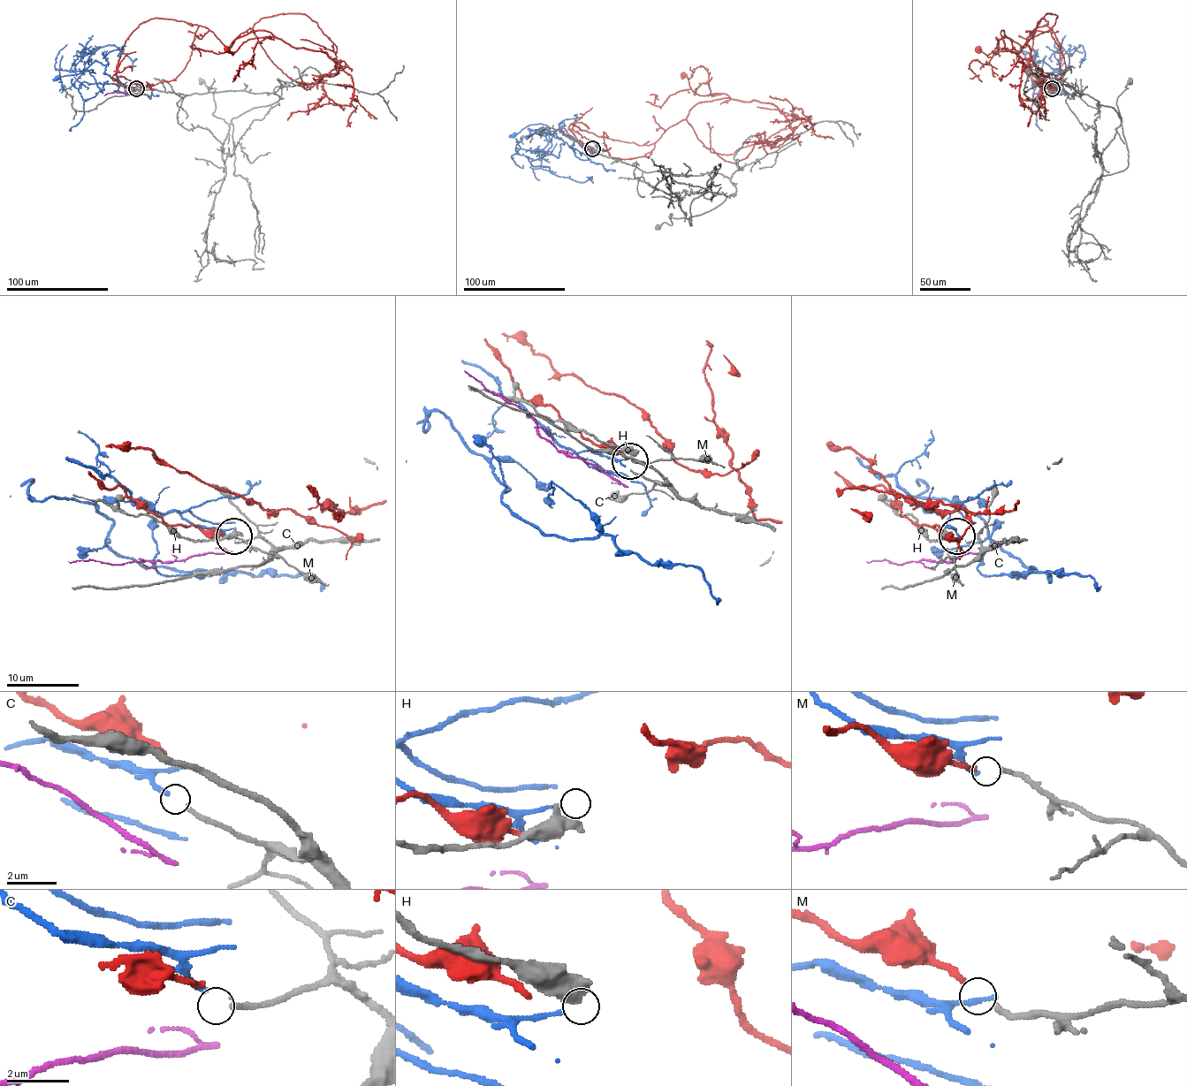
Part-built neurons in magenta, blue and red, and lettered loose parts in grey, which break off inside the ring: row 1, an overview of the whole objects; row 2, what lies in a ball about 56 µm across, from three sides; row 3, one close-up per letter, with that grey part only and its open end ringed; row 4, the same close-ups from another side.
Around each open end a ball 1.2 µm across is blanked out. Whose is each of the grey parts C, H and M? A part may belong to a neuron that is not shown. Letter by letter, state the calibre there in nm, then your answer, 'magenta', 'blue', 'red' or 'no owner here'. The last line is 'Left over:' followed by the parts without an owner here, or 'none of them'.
C: calibre 180 nm; no owner here
H: calibre 550 nm; no owner here
M: calibre 180 nm; red
Left over: C, H

